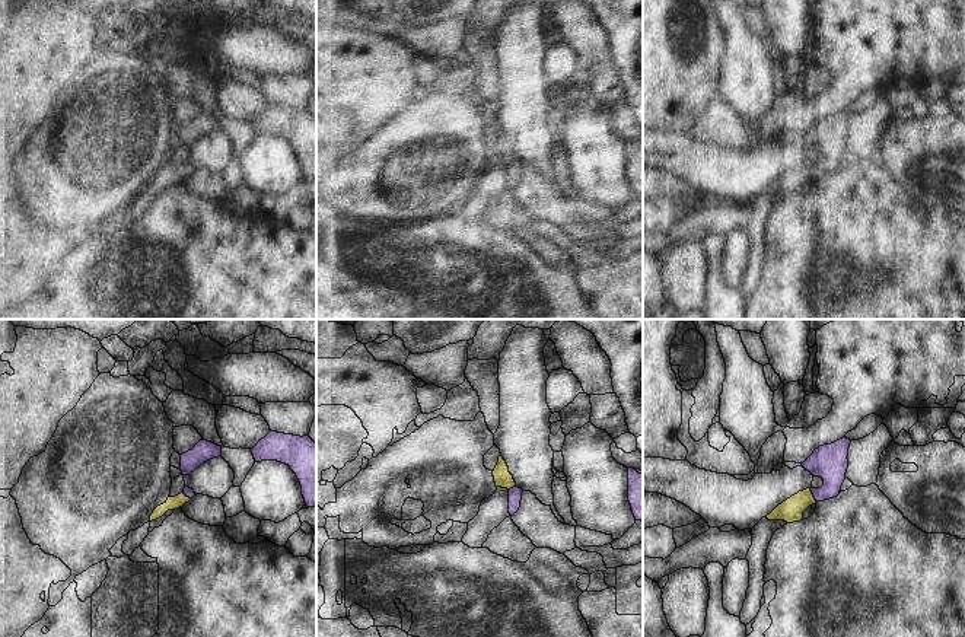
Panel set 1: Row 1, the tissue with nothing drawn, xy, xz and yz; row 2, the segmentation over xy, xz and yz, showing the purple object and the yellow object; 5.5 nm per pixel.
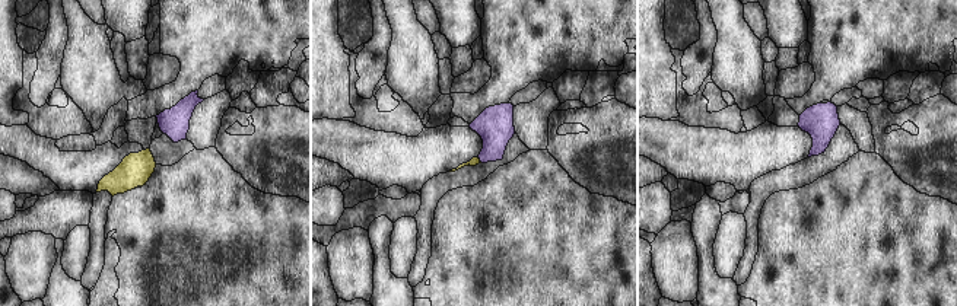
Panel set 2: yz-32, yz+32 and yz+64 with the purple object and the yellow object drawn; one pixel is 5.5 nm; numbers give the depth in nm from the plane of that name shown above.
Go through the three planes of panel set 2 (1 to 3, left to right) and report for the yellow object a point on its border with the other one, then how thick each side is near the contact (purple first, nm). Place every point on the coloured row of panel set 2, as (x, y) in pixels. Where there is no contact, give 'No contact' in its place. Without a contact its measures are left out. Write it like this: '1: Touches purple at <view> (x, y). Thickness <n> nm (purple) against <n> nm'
1: No contact
2: Touches purple at yz+32 (480, 161). Thickness 200 nm (purple) against 50 nm
3: No contact.

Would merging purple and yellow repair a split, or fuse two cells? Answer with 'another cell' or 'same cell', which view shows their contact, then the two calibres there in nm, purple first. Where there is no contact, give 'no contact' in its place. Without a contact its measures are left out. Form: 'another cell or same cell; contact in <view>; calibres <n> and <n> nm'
same cell; contact in yz; calibres 200 and 130 nm

